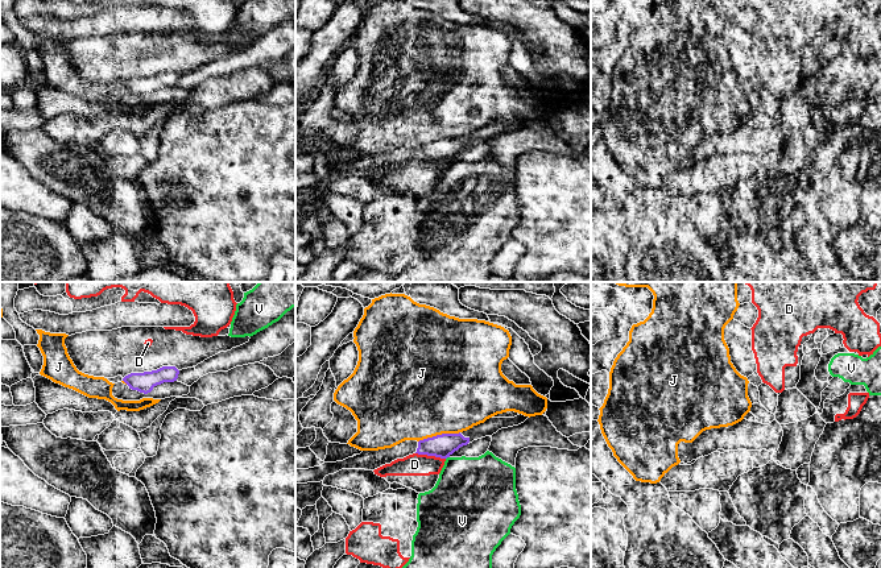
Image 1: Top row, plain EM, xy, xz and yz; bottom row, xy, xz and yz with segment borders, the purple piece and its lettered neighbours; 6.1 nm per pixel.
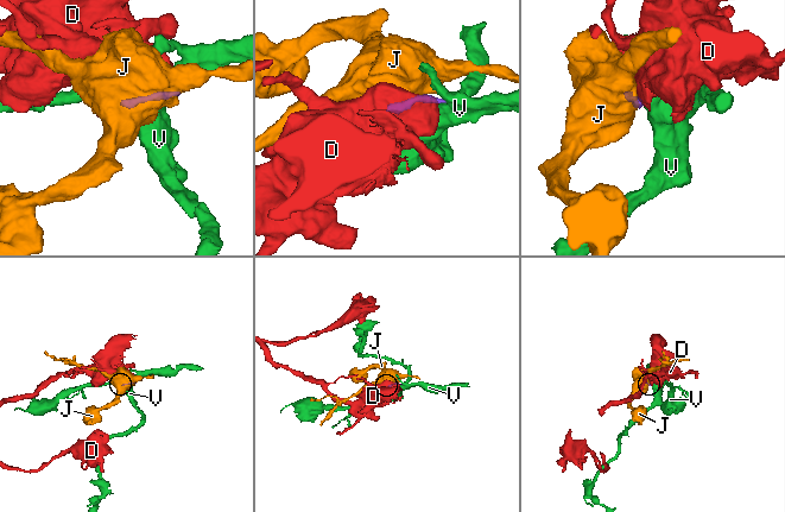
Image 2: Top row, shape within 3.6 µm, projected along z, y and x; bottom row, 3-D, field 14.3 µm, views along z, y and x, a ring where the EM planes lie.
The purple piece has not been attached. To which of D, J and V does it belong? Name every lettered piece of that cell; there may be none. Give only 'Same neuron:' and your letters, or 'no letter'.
Same neuron: no letter

